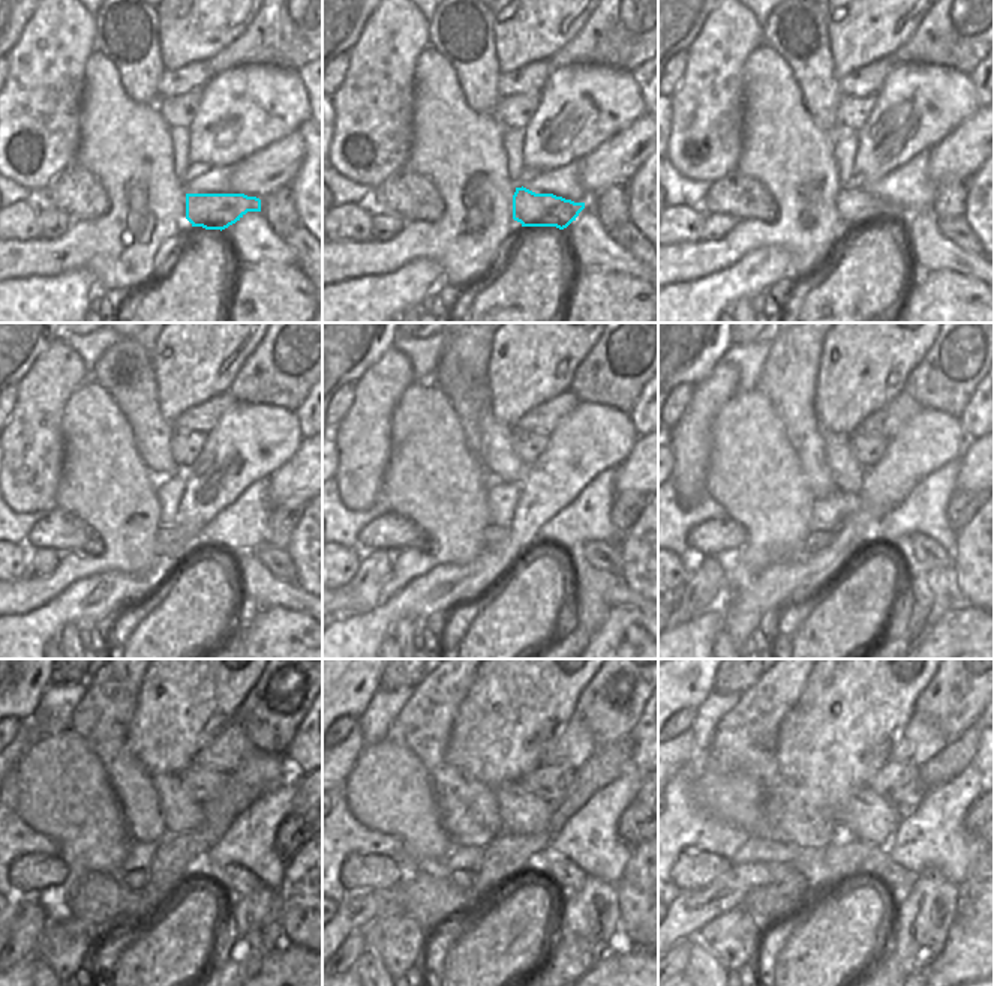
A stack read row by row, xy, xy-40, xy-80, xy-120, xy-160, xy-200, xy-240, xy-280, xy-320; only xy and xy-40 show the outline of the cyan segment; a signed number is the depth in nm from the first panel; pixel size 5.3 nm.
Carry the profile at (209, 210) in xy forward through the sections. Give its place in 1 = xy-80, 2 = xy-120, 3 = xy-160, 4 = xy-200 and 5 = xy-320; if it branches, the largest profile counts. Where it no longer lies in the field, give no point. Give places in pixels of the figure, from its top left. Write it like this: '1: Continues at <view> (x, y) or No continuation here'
1: Continues at xy-80 (856, 206)
2: Continues at xy-120 (174, 542)
3: Continues at xy-160 (492, 536)
4: Continues at xy-200 (814, 542)
5: Continues at xy-320 (795, 880)

